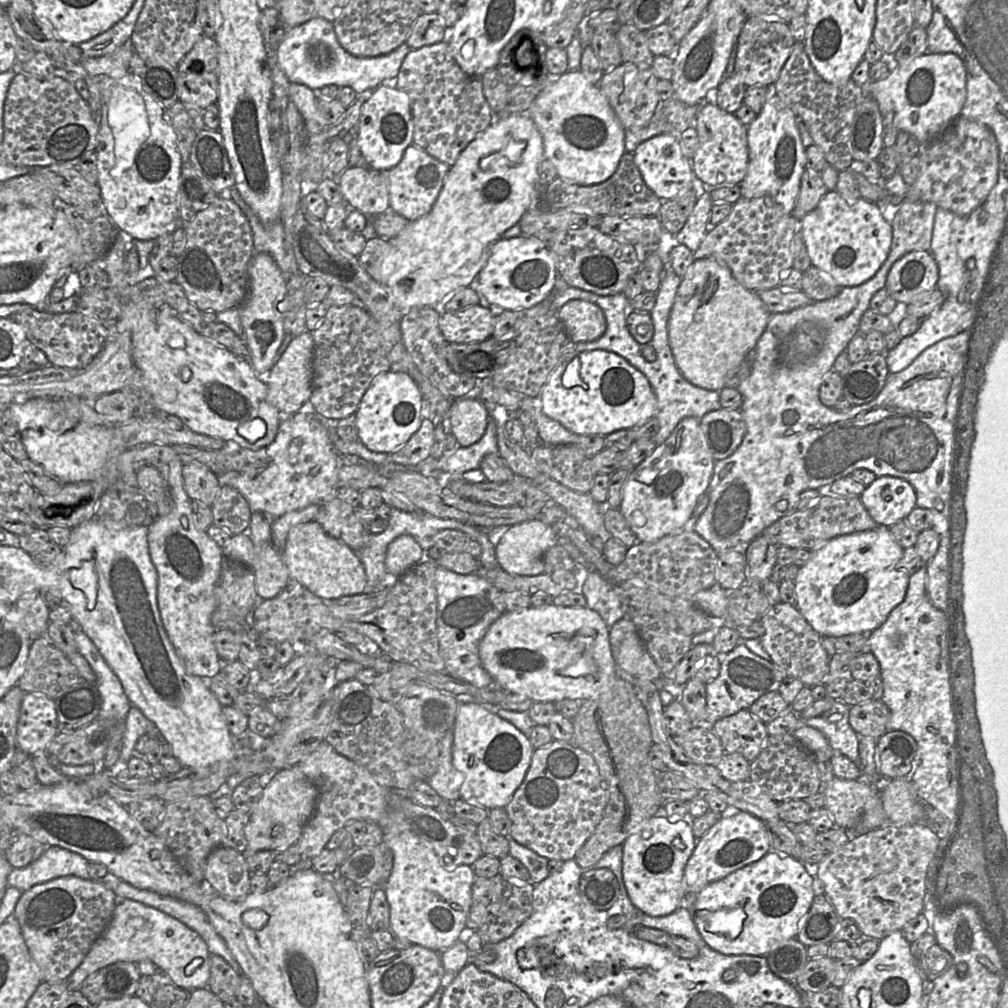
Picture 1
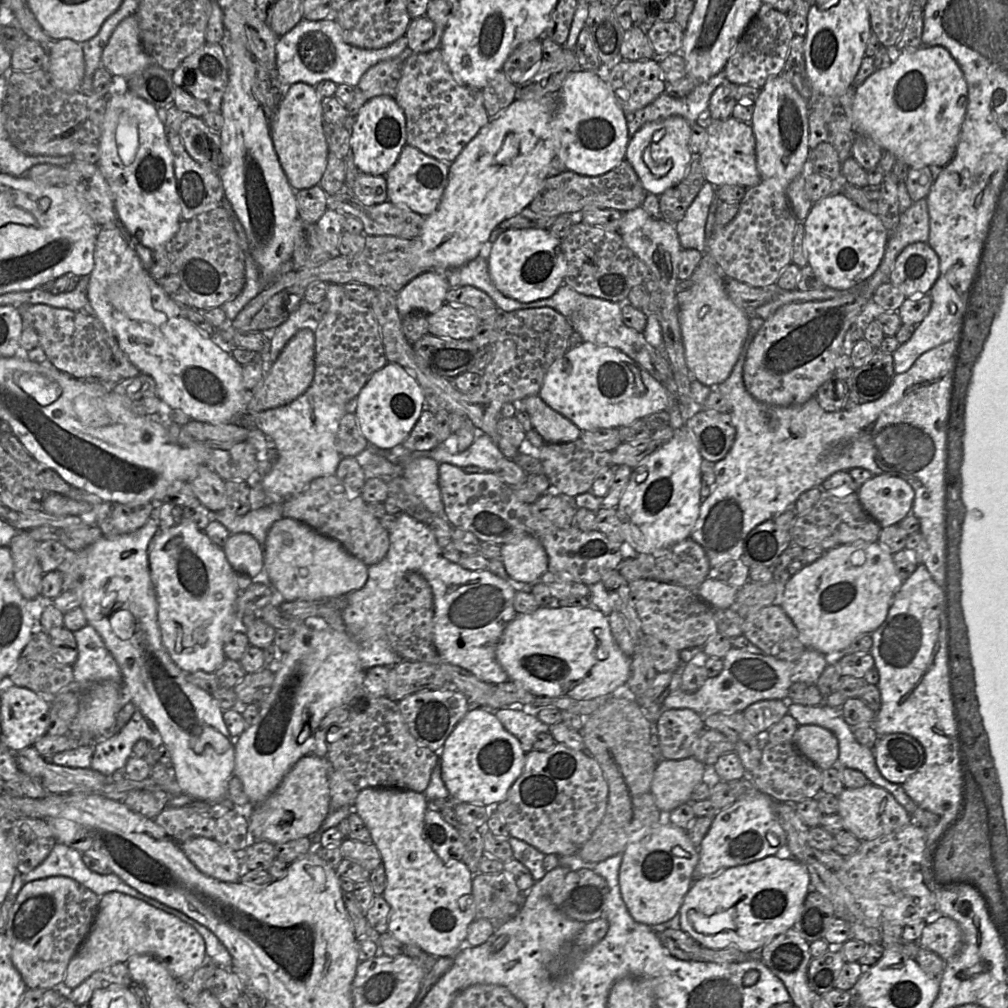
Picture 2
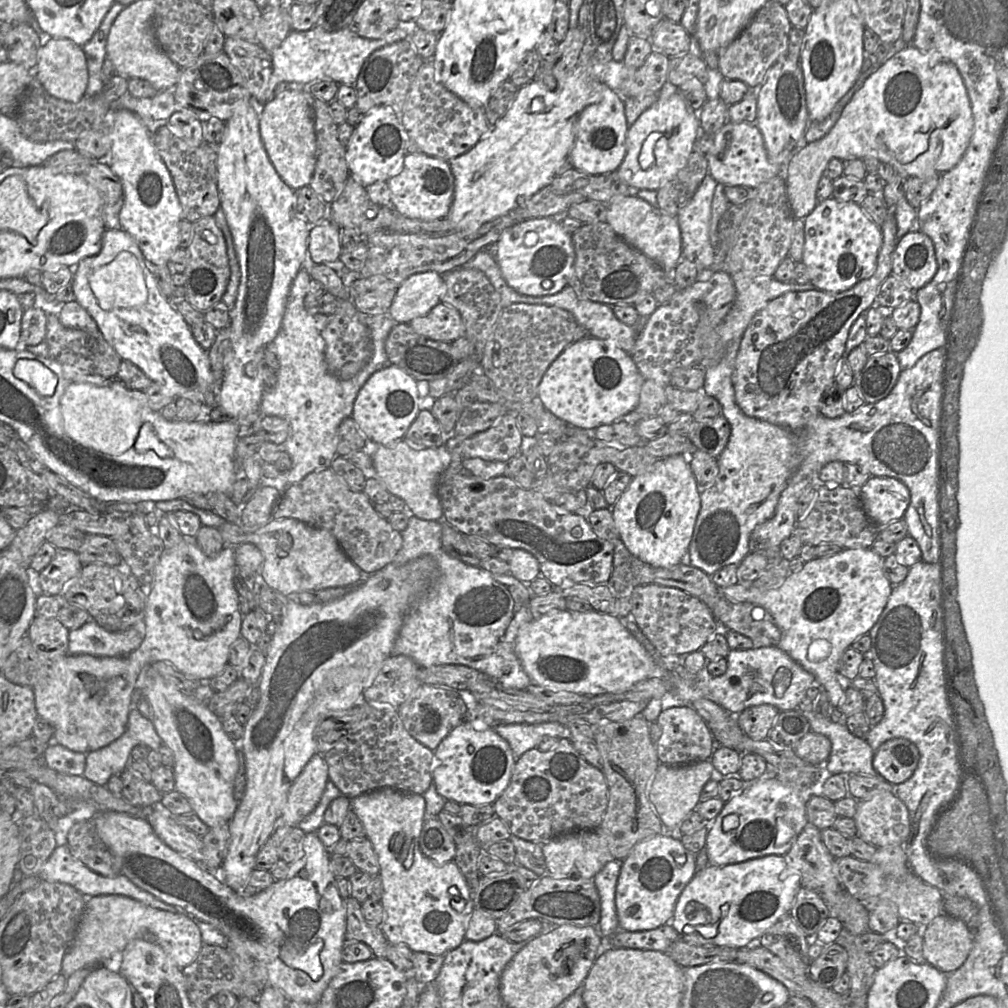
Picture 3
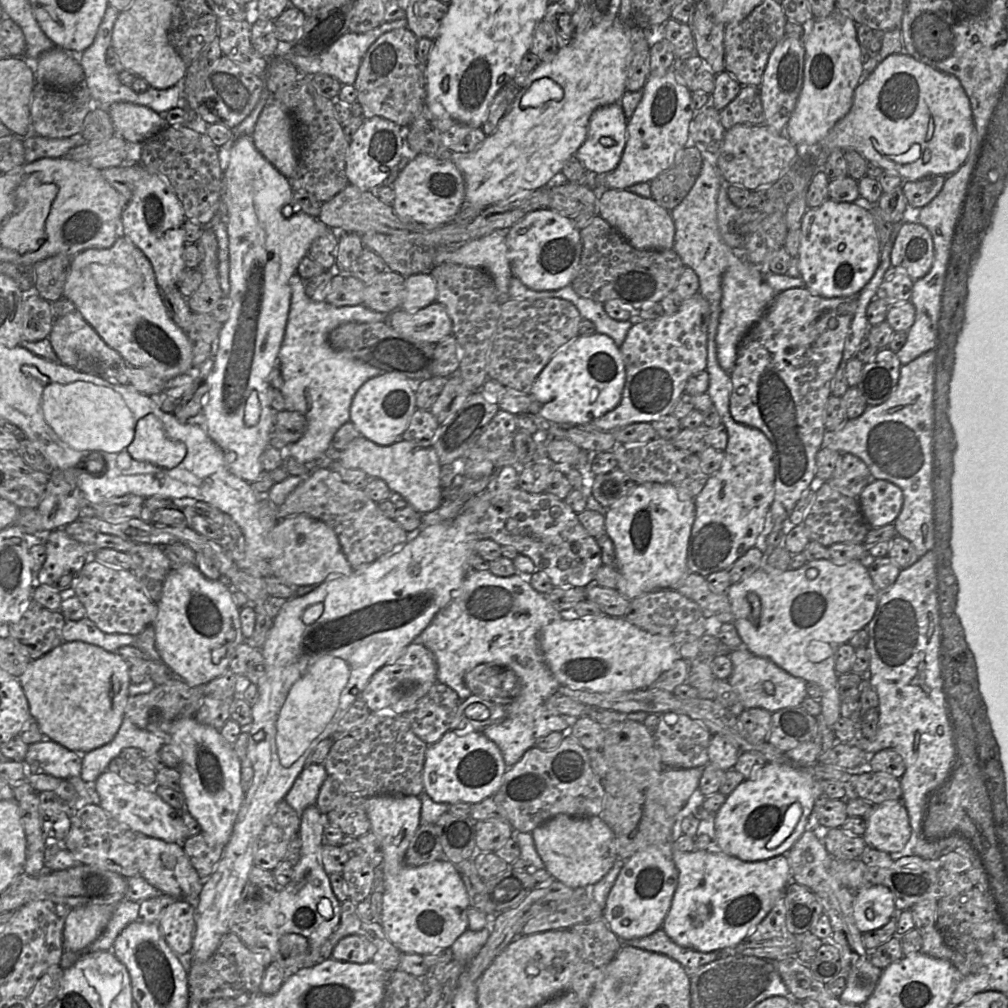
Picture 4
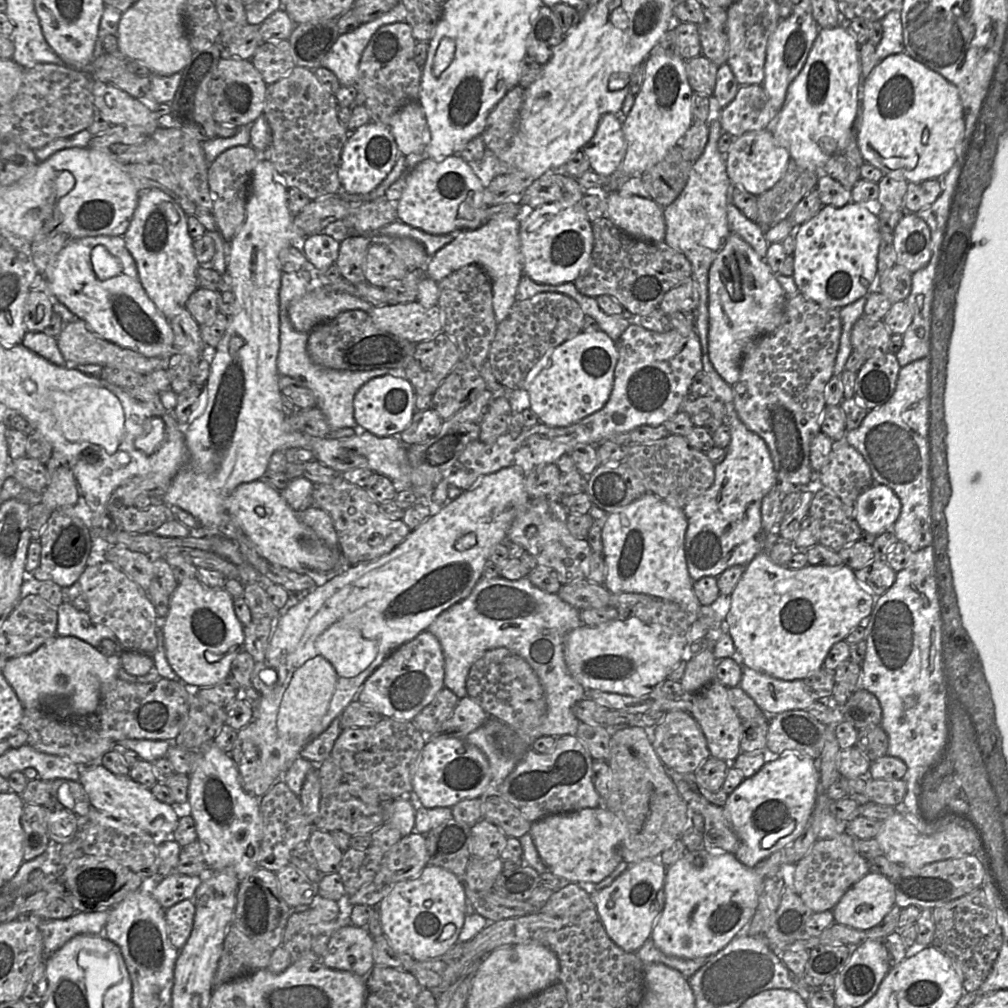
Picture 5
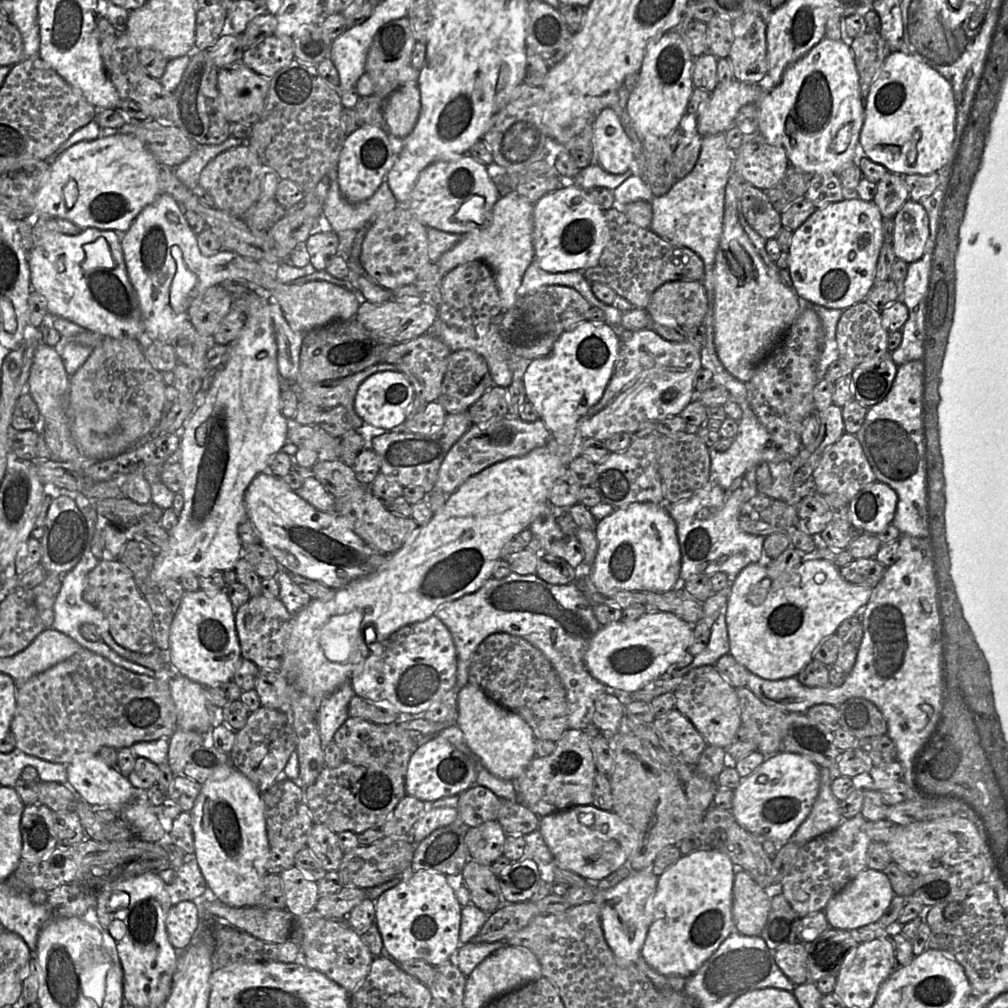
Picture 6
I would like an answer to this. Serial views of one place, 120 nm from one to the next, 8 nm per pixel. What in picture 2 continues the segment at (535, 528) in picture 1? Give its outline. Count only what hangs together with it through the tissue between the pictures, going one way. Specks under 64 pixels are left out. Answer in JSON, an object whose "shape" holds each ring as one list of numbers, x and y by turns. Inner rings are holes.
{"shape":[[527,535,501,546,501,561,510,579,526,589,548,570,548,555,536,537]]}

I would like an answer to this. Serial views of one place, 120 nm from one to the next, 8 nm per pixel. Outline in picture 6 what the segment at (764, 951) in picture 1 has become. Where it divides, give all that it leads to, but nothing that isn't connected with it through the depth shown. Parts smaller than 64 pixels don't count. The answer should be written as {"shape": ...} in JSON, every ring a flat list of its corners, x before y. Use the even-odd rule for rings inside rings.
{"shape":[[717,850,683,855,658,876,653,898,654,918,641,957,657,973,689,978,734,932,732,914,735,872,730,858]]}

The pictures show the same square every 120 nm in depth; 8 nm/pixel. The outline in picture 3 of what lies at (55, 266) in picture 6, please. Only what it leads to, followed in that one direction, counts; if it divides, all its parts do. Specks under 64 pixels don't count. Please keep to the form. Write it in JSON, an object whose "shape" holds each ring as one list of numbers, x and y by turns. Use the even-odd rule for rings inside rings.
{"shape":[[106,229,102,236,101,251,78,263,73,278,73,291,76,301,87,310,105,340,122,360,139,367,152,381,166,388,173,399,183,397,193,402,203,400,203,395,212,382,208,351,199,346,191,327,170,300,162,295,147,261,130,234,123,229]]}

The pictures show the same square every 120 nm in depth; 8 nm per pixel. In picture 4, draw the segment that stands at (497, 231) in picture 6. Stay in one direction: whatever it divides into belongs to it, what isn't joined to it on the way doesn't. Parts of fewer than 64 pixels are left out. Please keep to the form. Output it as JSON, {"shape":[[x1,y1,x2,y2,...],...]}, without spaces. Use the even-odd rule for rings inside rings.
{"shape":[[495,230,466,243,446,244,436,248,434,266,441,263,454,263,480,268,492,278,499,300,510,299,508,289,513,274,508,259,505,231]]}

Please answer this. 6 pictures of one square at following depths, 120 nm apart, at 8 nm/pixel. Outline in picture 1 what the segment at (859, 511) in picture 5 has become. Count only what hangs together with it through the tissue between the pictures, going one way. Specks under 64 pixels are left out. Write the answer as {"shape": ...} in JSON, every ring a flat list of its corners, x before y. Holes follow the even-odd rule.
{"shape":[[877,477,860,495,861,501,878,525,891,527,907,518,916,507,913,486,898,477]]}

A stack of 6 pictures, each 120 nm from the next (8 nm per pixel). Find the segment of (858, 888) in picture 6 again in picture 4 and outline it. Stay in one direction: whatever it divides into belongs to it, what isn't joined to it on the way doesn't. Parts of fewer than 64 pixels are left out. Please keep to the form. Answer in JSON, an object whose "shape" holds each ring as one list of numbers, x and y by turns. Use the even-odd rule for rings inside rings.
{"shape":[[874,885,854,893,853,917,861,933,886,925,895,909,894,896,885,886]]}

